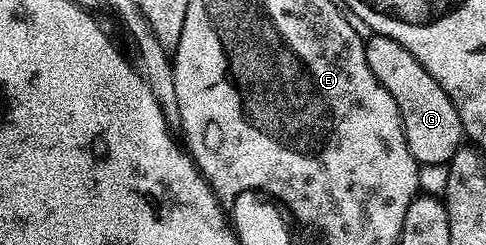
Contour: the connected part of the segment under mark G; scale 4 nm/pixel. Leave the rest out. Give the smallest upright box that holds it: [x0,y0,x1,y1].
[365,34,464,165]

